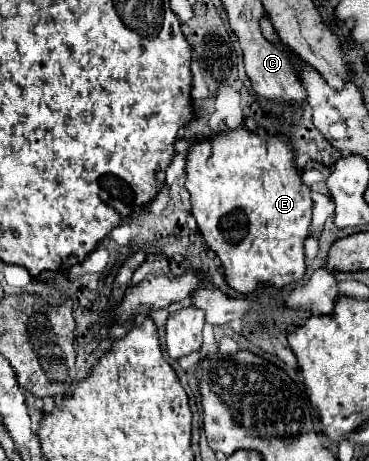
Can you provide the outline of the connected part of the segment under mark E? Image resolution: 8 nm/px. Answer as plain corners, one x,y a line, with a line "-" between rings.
234,129
226,135
194,143
186,163
186,191
190,193
192,215
208,247
218,255
224,267
226,283
238,293
252,293
258,285
270,283
276,289
296,283
306,273
304,241
310,235
312,199
310,189
294,169
292,147
288,141
268,135
260,137
248,129

